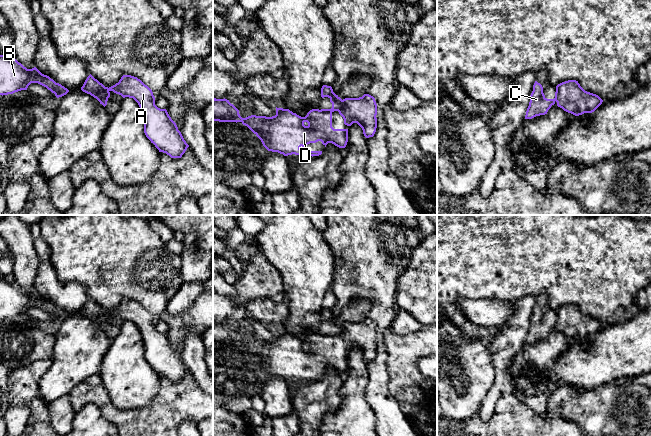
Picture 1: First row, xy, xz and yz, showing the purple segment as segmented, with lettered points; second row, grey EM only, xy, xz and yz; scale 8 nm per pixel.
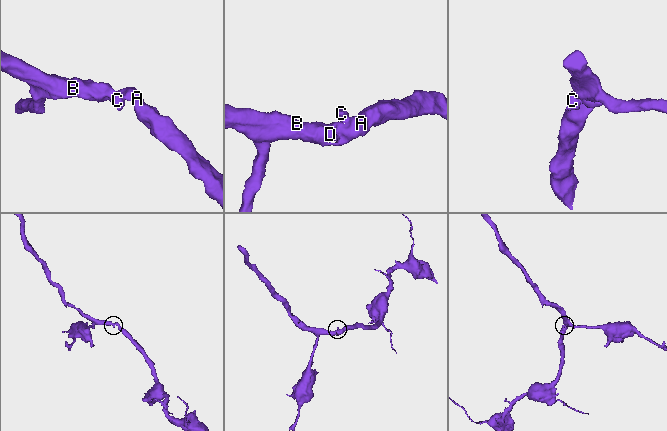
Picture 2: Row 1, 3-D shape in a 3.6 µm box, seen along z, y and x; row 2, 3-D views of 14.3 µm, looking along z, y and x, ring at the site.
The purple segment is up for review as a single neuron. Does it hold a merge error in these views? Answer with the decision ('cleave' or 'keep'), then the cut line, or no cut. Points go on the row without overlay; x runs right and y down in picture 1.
cleave; cut xz (342, 324), (342, 330), (338, 335)

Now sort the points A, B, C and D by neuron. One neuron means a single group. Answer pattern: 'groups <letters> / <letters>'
groups A B D / C

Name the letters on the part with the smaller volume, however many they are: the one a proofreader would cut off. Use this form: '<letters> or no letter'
C

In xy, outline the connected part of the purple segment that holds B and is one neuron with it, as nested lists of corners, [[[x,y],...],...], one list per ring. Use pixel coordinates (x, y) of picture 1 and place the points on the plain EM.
[[[0,279],[0,319],[27,314],[31,307],[38,307],[46,311],[57,322],[69,316],[67,312],[42,298],[36,291],[27,293],[15,282],[8,283],[4,279]]]

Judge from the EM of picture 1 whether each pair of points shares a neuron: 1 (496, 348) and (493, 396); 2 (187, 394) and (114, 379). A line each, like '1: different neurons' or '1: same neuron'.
1: same neuron
2: different neurons

